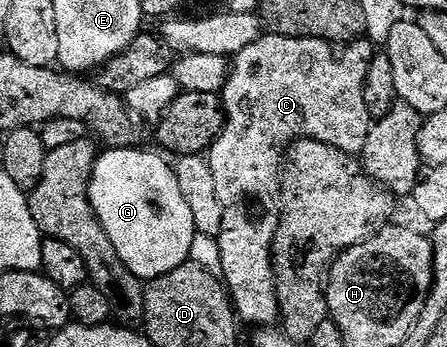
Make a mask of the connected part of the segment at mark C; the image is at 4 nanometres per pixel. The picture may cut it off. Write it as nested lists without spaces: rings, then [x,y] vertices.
[[[270,34],[260,35],[257,42],[245,46],[233,57],[233,63],[230,65],[227,81],[221,93],[223,101],[224,122],[221,134],[209,149],[209,163],[213,170],[213,183],[217,185],[217,202],[221,202],[221,234],[218,236],[219,249],[221,250],[221,279],[229,289],[229,295],[235,310],[235,315],[244,325],[257,324],[256,326],[271,326],[279,320],[279,303],[275,293],[275,275],[271,265],[271,247],[275,231],[279,225],[277,219],[277,201],[279,199],[279,178],[281,175],[281,161],[289,147],[296,138],[305,140],[316,140],[325,142],[342,152],[352,154],[362,153],[365,146],[365,138],[369,138],[369,130],[373,123],[369,114],[369,106],[365,106],[365,74],[369,70],[369,62],[377,54],[376,45],[372,44],[367,38],[360,38],[350,41],[342,47],[336,46],[329,40],[314,40],[313,38],[289,38],[288,36],[273,36]]]

